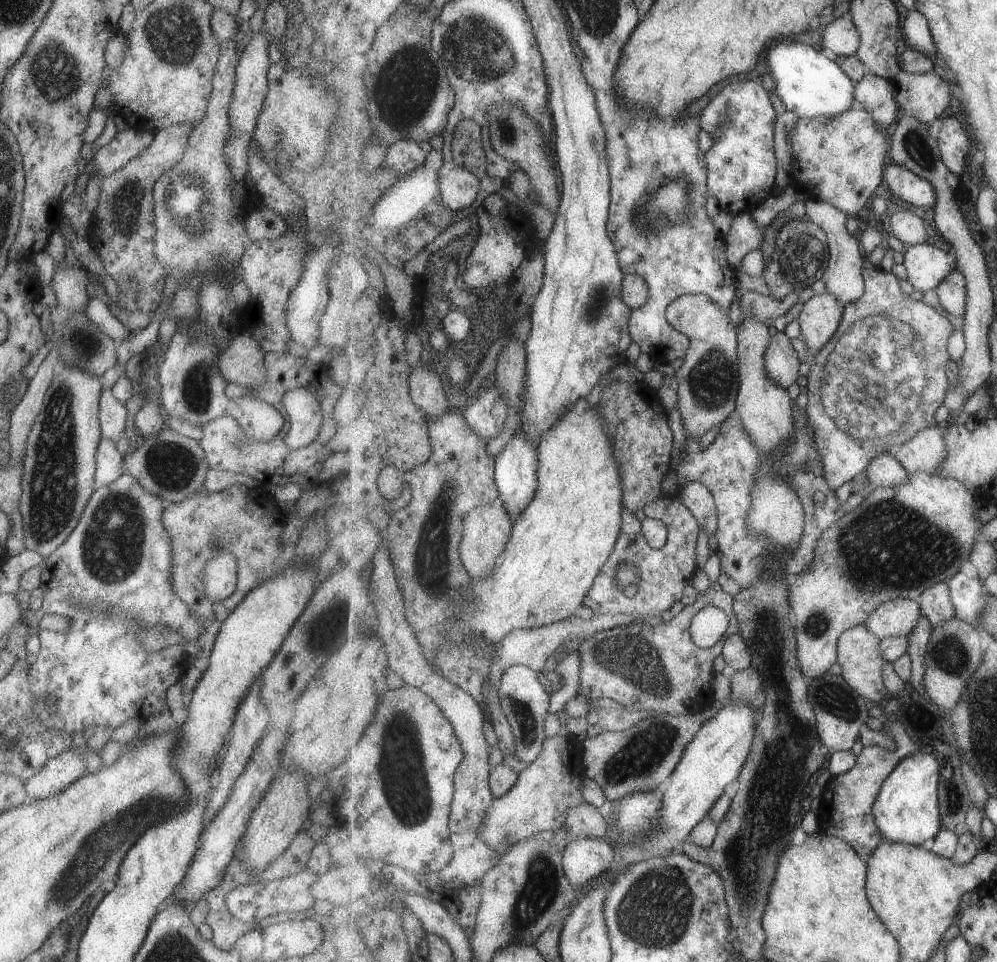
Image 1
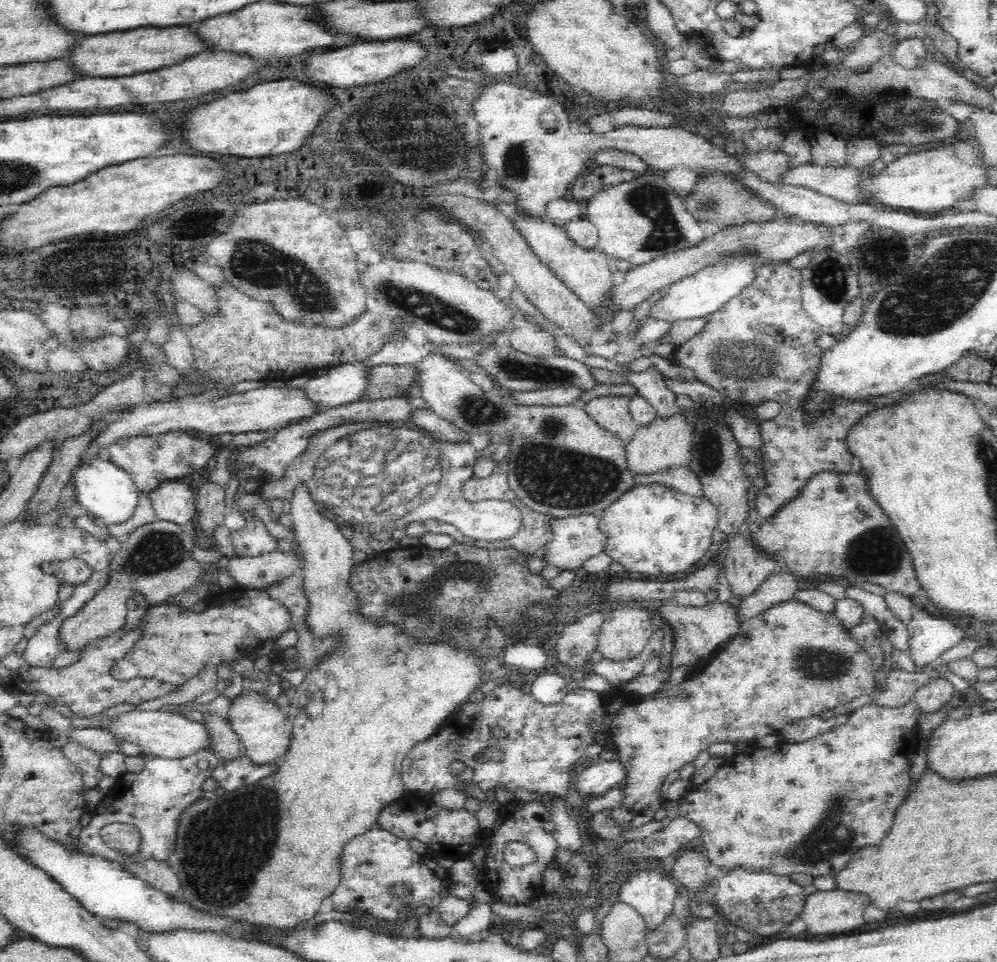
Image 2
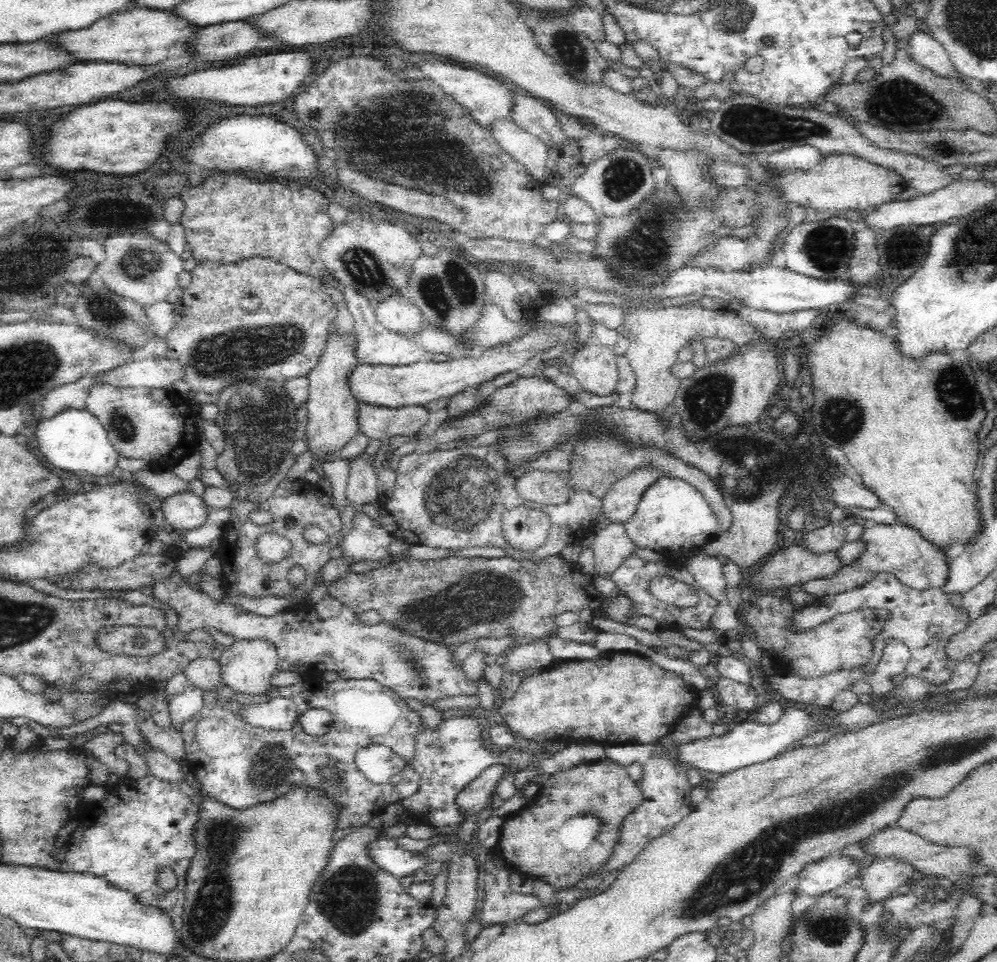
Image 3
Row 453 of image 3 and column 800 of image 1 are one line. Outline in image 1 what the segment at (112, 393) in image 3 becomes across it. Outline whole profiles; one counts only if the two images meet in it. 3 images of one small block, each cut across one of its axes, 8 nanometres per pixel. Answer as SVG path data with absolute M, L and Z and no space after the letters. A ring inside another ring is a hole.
M847 110L837 118L800 118L791 130L792 183L810 197L825 200L854 217L879 190L885 166L890 161L890 132L875 122L869 110Z

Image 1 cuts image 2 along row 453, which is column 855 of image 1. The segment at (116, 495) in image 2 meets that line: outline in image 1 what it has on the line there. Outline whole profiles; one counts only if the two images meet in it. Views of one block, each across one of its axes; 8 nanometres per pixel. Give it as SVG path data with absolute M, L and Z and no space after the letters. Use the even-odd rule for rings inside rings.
M791 37L789 40L783 38L775 46L771 46L769 70L773 72L774 87L778 98L787 109L796 112L800 118L837 118L847 114L847 110L851 110L851 104L855 100L856 83L836 60L827 58L808 42Z

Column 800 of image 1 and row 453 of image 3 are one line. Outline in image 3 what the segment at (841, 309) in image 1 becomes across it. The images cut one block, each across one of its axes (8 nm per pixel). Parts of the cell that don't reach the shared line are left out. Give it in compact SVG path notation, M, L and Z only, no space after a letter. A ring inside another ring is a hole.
M330 323L318 362L307 374L309 396L305 440L308 442L308 450L314 457L318 458L333 452L338 455L340 450L359 432L357 408L360 403L350 391L350 374L354 366L359 364L357 348L355 329L352 332L340 332L336 330L334 323Z

